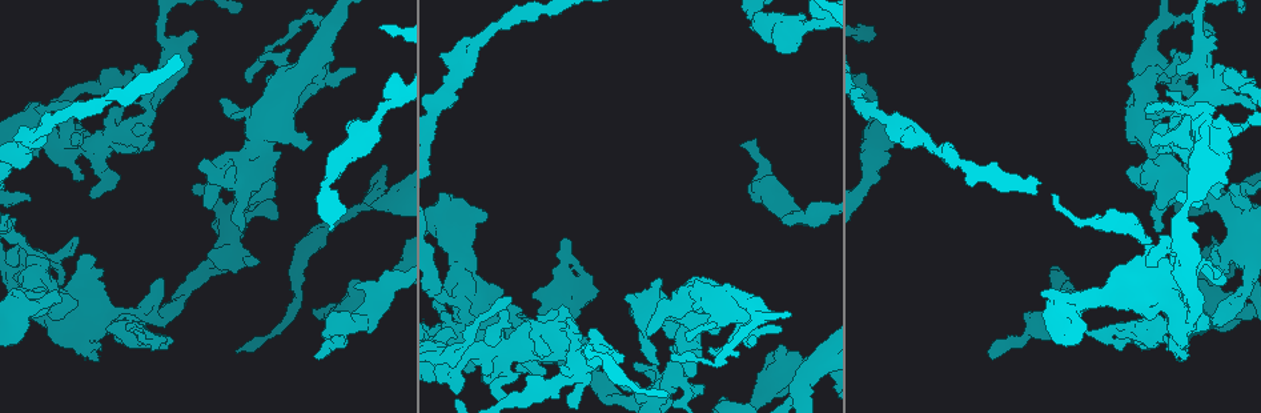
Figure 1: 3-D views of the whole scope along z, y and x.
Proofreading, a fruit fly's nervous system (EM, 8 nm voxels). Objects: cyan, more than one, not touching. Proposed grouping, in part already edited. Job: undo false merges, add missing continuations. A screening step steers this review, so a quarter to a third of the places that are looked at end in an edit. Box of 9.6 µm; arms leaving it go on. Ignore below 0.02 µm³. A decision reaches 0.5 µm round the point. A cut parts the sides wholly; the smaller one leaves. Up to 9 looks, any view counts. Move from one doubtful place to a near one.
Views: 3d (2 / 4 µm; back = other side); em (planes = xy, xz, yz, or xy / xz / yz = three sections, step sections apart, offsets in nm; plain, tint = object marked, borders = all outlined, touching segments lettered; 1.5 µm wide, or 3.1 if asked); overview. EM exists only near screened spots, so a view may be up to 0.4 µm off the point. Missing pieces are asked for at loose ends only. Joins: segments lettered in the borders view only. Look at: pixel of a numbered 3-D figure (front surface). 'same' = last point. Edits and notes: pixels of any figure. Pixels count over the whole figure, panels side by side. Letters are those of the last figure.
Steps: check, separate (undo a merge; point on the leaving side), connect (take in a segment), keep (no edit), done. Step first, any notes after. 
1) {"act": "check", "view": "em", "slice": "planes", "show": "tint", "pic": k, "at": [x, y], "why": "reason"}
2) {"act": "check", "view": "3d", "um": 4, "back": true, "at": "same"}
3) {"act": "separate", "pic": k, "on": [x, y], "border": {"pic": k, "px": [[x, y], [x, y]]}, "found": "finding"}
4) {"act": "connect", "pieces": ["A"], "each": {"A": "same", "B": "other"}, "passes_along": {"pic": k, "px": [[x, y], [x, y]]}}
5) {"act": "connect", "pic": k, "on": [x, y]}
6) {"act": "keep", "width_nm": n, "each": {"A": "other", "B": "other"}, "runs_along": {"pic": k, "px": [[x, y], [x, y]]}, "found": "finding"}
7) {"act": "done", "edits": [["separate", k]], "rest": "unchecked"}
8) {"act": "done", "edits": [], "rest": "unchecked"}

{"act": "check", "view": "3d", "um": 4, "pic": 1, "at": [795, 365], "why": "arms part here"}

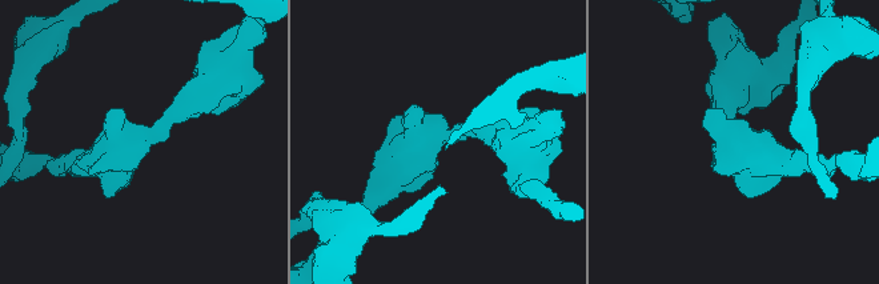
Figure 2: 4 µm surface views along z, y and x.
{"act": "check", "view": "em", "slice": "planes", "show": "tint", "pic": 2, "at": [140, 141], "why": "shape alone is not enough"}

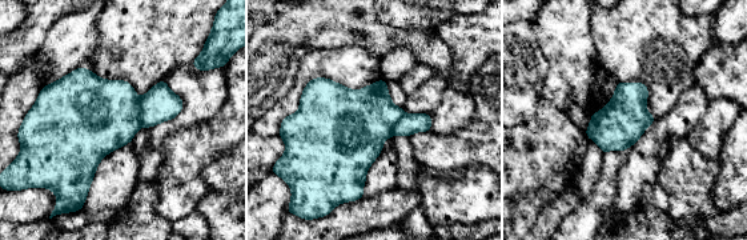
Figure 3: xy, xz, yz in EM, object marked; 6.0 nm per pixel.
{"act": "check", "view": "em", "slice": "planes", "show": "borders", "at": "same"}

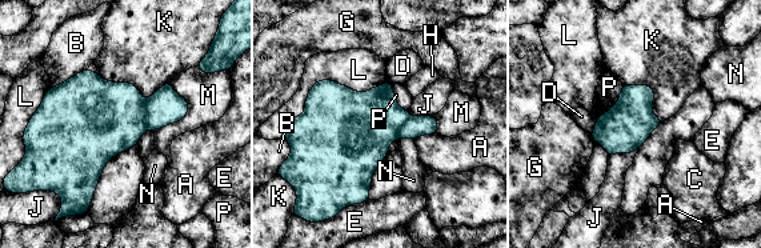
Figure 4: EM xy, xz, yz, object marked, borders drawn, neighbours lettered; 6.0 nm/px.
{"act": "separate", "pic": 4, "on": [164, 107], "each": {"A": "other", "B": "other", "C": "other", "D": "other", "E": "other", "G": "other", "H": "other", "J": "other", "K": "other", "L": "other", "M": "other", "N": "other", "P": "other"}, "found": "two neurons meet here"}

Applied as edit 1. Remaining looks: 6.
{"act": "check", "view": "3d", "um": 2, "pic": 1, "at": [991, 357], "why": "free end"}

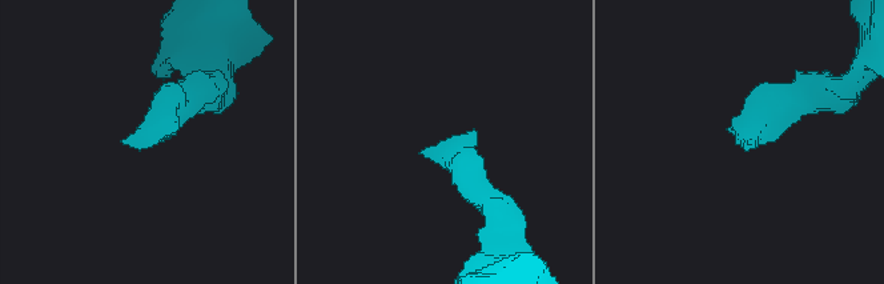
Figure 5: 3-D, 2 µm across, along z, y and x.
{"act": "check", "view": "em", "slice": "planes", "show": "tint", "pic": 5, "at": [140, 149]}

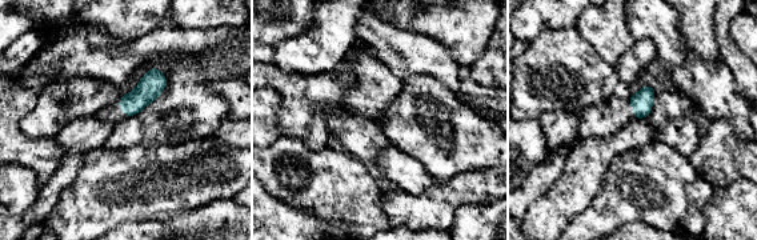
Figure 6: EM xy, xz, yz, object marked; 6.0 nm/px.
{"act": "check", "view": "em", "slice": "planes", "show": "borders", "at": "same"}

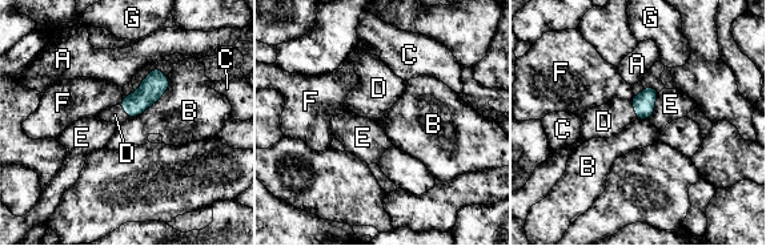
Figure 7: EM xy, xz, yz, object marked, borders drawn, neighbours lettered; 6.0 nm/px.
{"act": "connect", "pieces": ["D"], "longest_contact_nm": ["B", 340], "each": {"A": "other", "B": "other", "C": "other", "D": "same", "E": "other", "F": "other", "G": "other"}, "passes_along": {"pic": 7, "px": [[644, 104], [634, 109], [604, 121]]}, "found": "the neuron continues"}

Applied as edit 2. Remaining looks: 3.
{"act": "check", "view": "overview"}

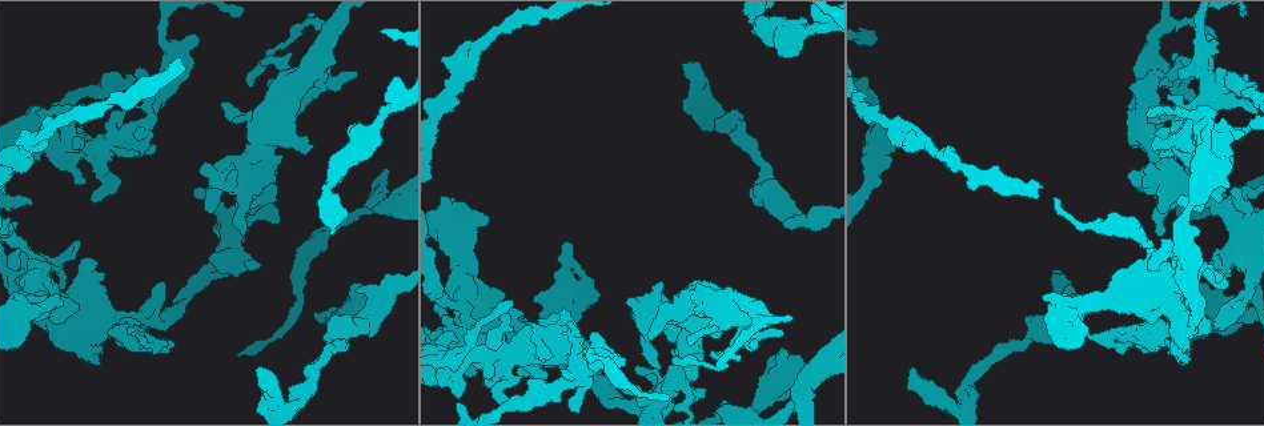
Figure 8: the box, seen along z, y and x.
{"act": "check", "view": "em", "slice": "xy", "step": 8, "show": "tint", "pic": 8, "at": [510, 306]}

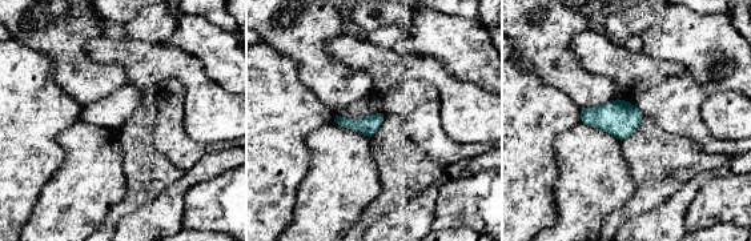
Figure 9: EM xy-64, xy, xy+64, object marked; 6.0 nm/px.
{"act": "check", "view": "em", "slice": "planes", "show": "borders", "at": "same", "why": "cut it another way"}

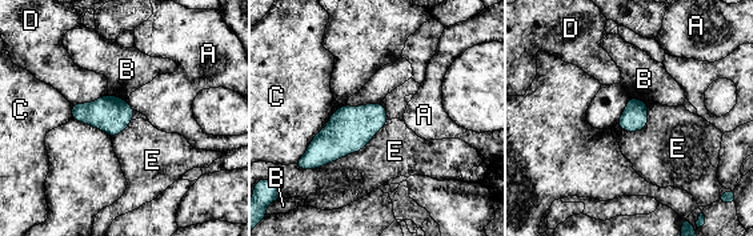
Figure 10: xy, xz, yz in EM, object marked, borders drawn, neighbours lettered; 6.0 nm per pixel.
{"act": "keep", "width_nm": 160, "longest_contact_nm": ["E", 650], "each": {"A": "other", "B": "other", "C": "other", "D": "other", "E": "other"}, "found": "no lettered segment goes on from it"}

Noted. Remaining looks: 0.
{"act": "done", "edits": [["separate", 4], ["connect", 7]], "rest": "unchecked"}

